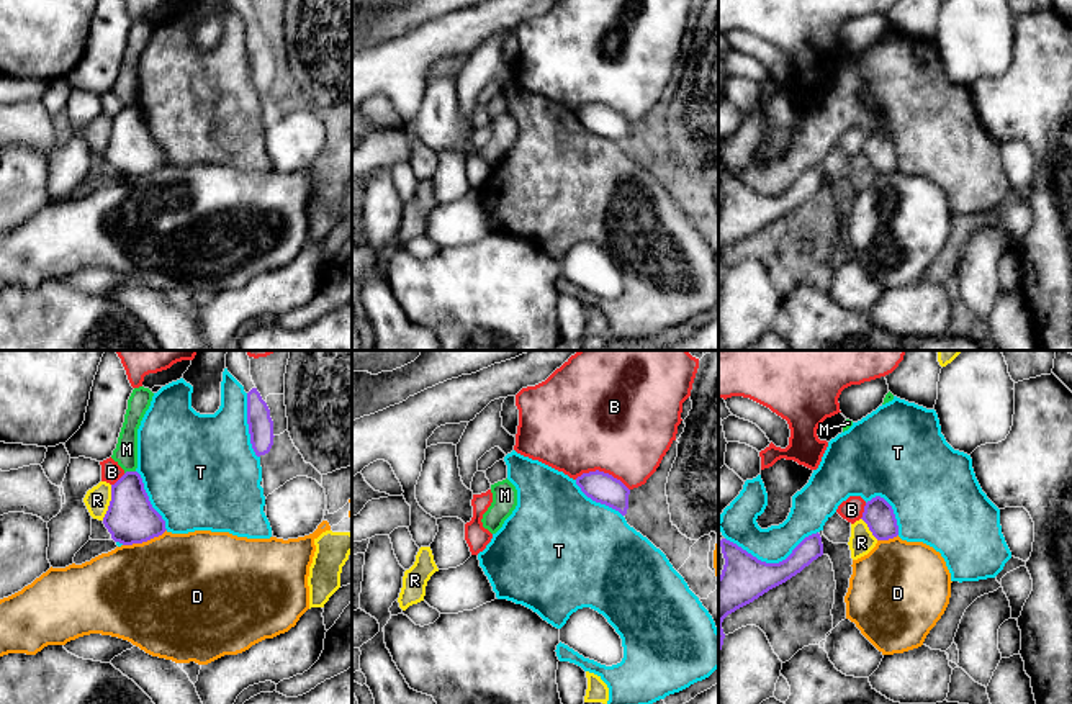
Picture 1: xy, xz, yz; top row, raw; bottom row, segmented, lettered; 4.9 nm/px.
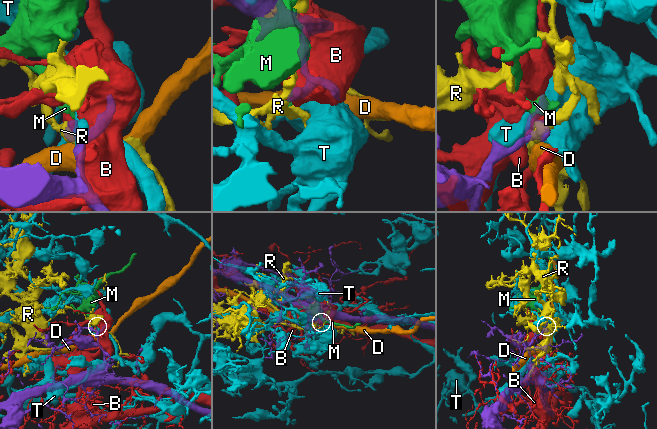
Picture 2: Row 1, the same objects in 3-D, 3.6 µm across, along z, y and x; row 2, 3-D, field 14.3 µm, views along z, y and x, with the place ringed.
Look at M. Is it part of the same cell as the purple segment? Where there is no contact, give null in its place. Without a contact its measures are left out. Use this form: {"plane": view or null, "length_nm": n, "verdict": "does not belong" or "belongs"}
{"plane": "xy", "length_nm": 60, "verdict": "does not belong"}

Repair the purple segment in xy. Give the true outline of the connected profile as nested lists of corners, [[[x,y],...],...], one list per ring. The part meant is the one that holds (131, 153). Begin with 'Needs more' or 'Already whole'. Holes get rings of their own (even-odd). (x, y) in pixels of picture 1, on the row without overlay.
Already whole. [[[126,105],[111,118],[111,134],[103,157],[111,172],[123,178],[142,177],[167,164],[165,154],[151,138],[137,105]]]

